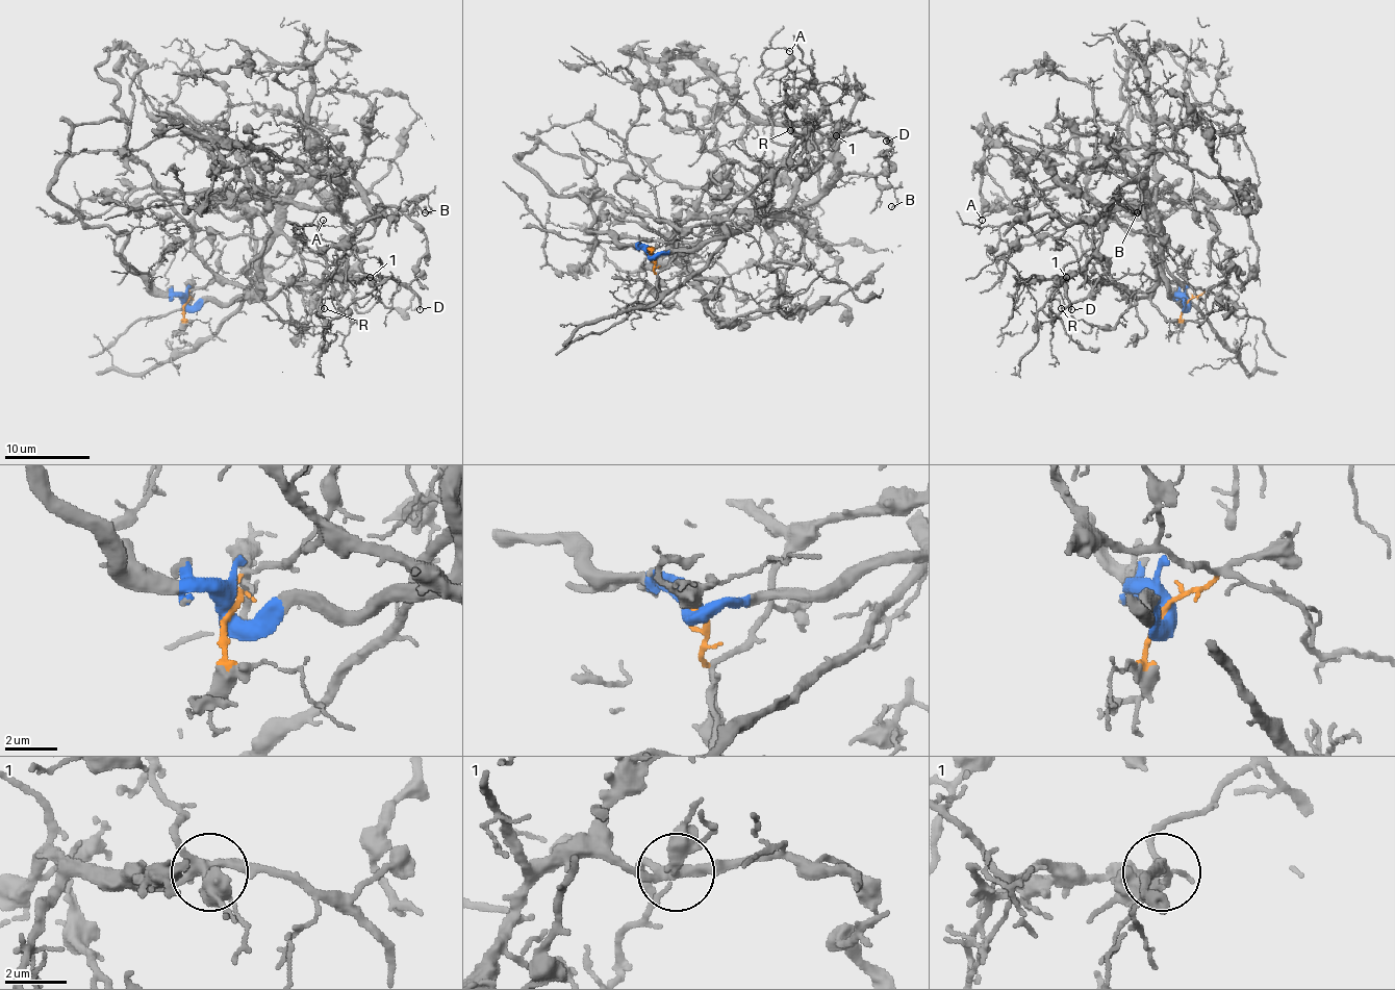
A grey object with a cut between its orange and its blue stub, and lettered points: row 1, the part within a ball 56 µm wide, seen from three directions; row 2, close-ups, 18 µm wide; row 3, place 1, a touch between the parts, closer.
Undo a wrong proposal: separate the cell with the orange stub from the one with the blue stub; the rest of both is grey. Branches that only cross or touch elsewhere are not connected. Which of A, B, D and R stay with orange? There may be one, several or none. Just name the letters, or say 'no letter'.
A, D, R

